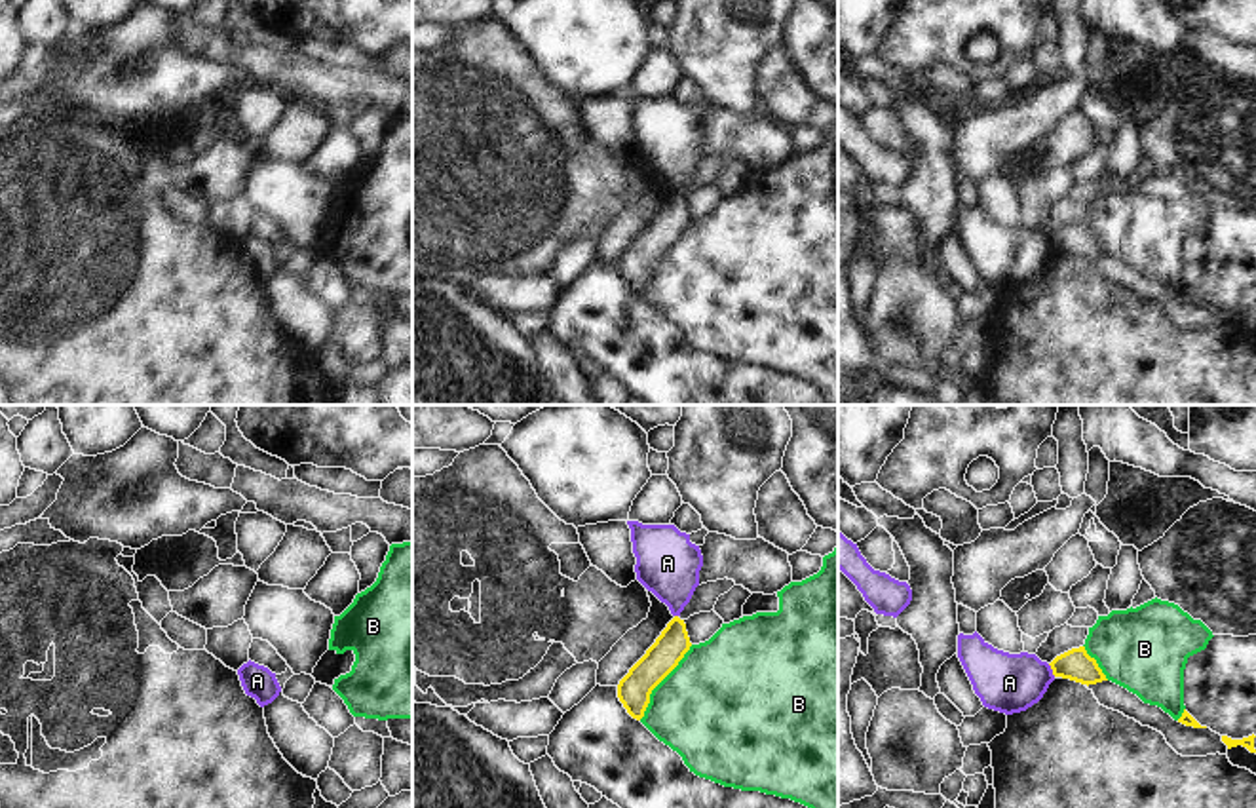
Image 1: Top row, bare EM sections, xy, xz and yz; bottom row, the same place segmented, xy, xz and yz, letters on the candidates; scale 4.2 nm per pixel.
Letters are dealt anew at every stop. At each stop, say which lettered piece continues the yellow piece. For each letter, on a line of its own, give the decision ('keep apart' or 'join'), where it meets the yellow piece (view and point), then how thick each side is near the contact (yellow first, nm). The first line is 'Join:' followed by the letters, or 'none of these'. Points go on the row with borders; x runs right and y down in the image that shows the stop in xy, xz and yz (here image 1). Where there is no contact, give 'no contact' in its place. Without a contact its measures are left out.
Join: none of these
A: keep apart | yz (1051, 668) | 140/260 nm
B: keep apart | xz (660, 681) | 140/460 nm

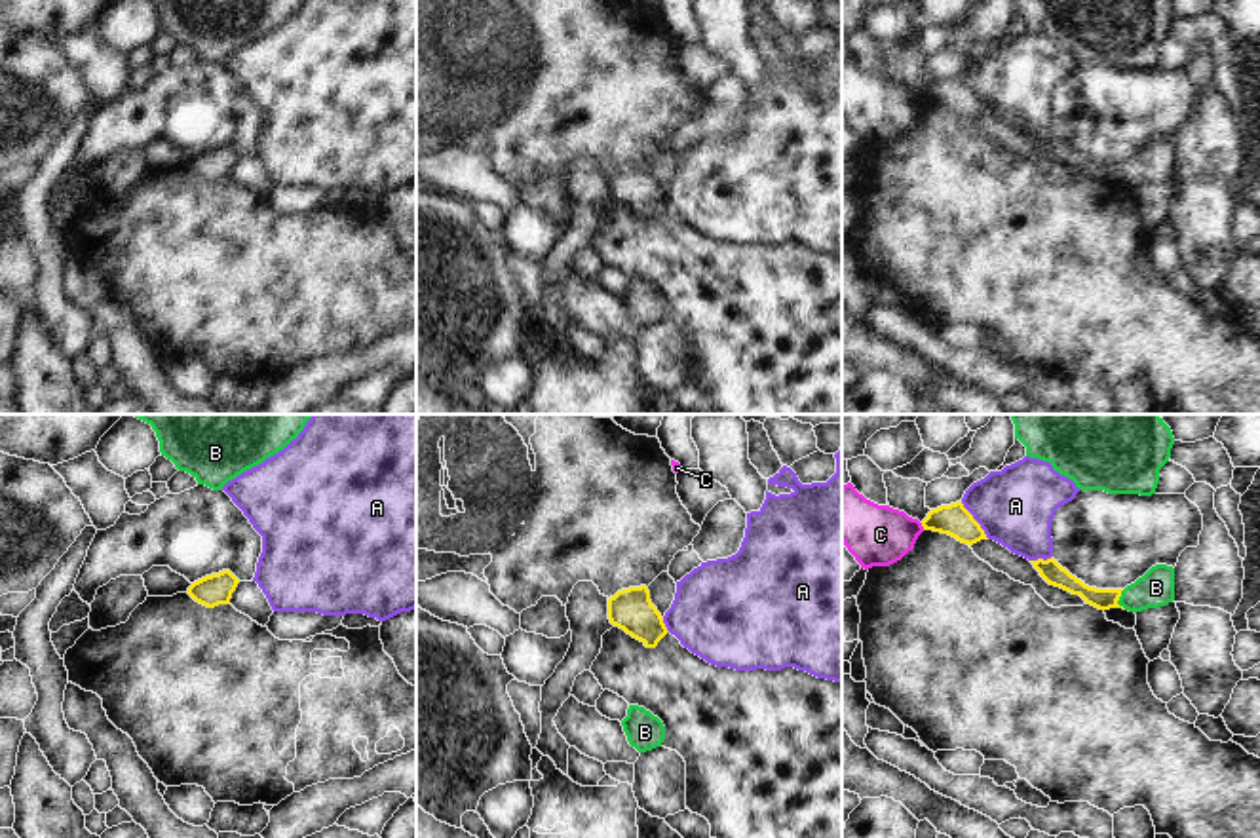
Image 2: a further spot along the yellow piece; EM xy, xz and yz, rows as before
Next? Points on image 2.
Join: B
A: keep apart | yz (975, 521) | 140/320 nm
B: join | yz (1118, 599) | 90/160 nm
C: keep apart | yz (922, 525) | 140/260 nm

